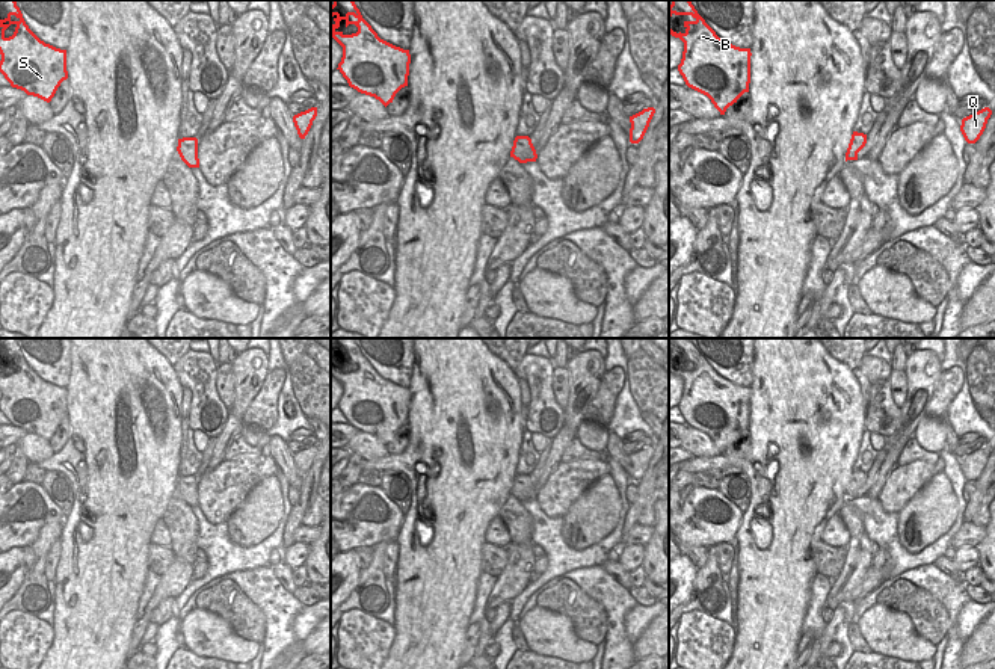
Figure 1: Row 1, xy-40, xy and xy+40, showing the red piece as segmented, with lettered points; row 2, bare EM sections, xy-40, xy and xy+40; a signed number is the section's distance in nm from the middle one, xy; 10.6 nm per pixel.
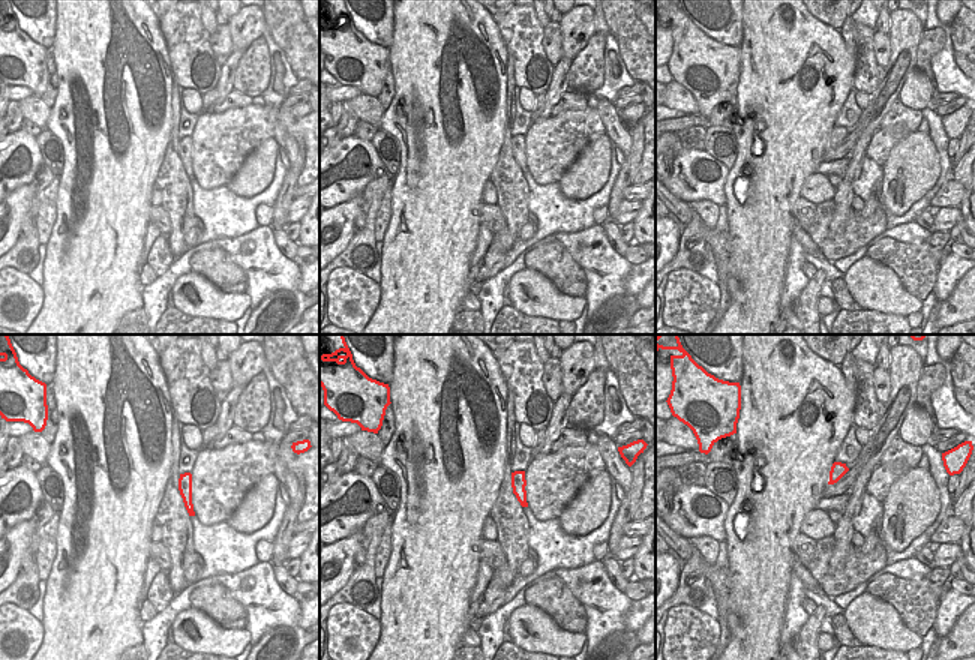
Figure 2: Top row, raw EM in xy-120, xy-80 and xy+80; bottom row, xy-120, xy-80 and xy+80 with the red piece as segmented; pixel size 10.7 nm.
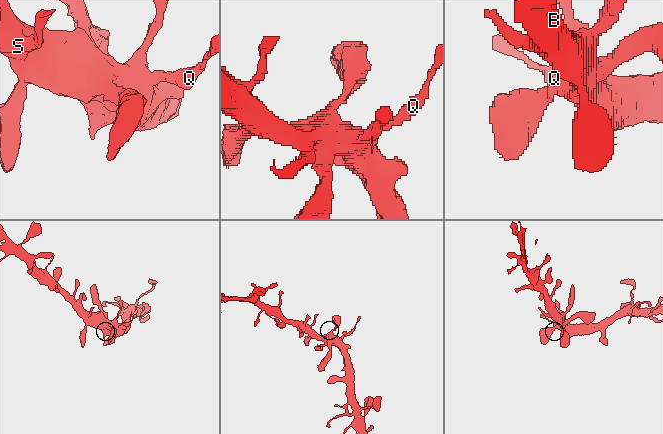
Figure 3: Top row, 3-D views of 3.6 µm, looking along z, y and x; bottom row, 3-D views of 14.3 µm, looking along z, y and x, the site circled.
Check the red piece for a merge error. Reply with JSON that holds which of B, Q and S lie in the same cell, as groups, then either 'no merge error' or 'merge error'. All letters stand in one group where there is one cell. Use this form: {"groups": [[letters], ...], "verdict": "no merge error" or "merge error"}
{"groups": [["B", "Q", "S"]], "verdict": "no merge error"}

